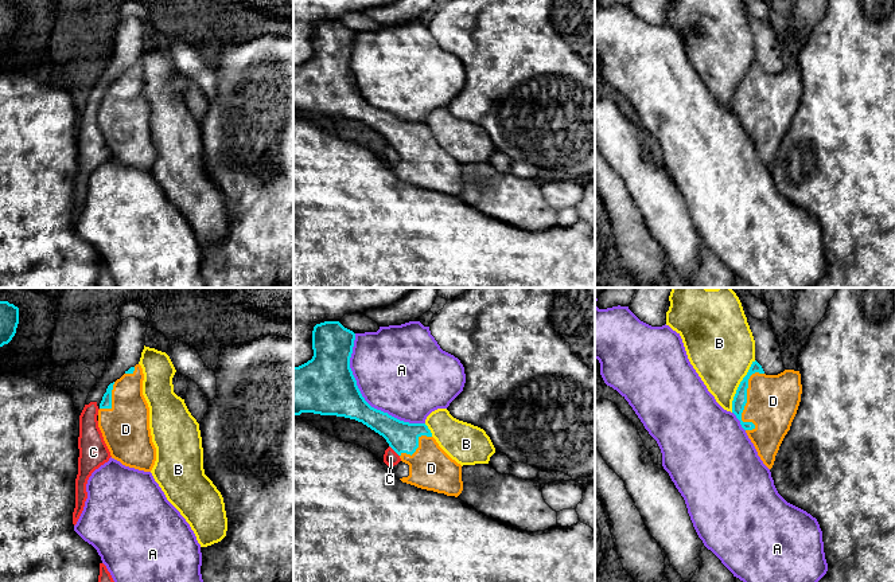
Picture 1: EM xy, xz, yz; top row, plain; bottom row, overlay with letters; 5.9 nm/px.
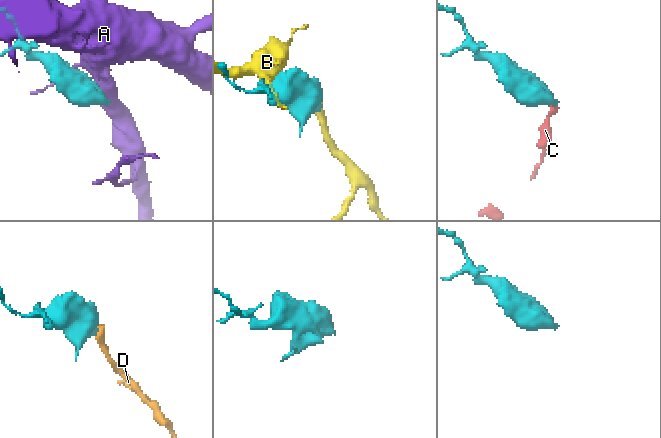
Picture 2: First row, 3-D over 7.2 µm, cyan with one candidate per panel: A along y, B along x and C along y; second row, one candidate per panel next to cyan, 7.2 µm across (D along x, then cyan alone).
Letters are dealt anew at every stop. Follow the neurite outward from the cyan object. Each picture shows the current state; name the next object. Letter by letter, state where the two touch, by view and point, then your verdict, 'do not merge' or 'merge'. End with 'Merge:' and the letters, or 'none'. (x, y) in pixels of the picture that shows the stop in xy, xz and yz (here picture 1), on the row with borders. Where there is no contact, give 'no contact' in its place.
A: xz (362, 397) | do not merge
B: yz (739, 386) | do not merge
C: xz (393, 449) | do not merge
D: yz (746, 402) | merge
Merge: D

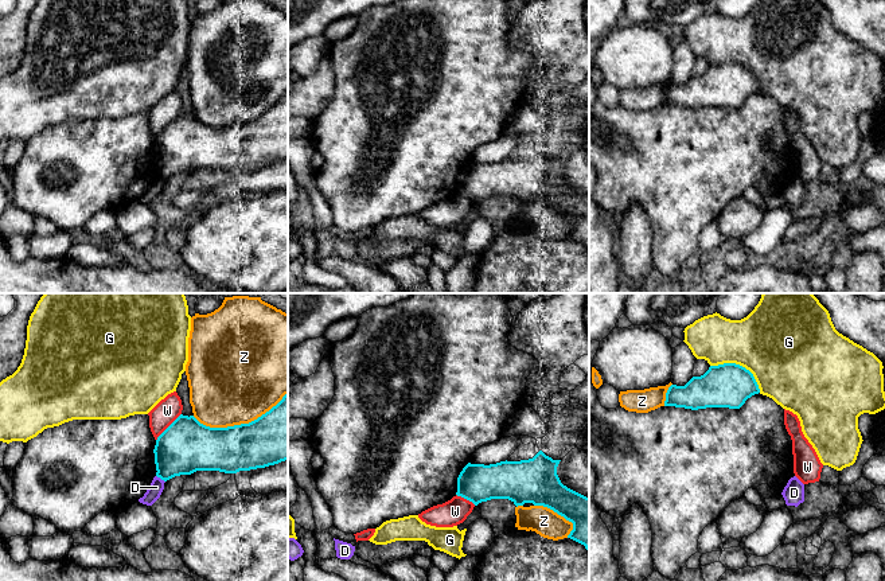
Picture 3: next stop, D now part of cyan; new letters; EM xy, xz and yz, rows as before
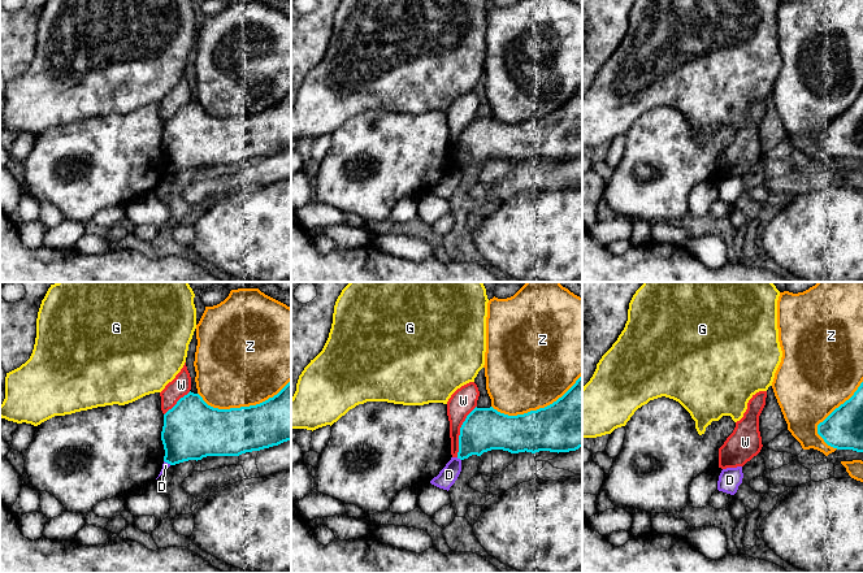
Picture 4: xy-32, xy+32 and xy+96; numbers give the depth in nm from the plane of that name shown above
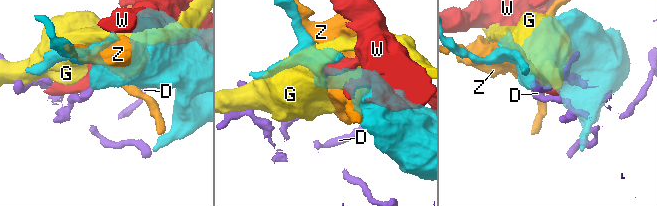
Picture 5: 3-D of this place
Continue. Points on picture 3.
D: xy (160, 478) | do not merge
G: yz (739, 365) | do not merge
W: xy (168, 427) | do not merge
Z: xy (241, 424) | do not merge
Merge: none

